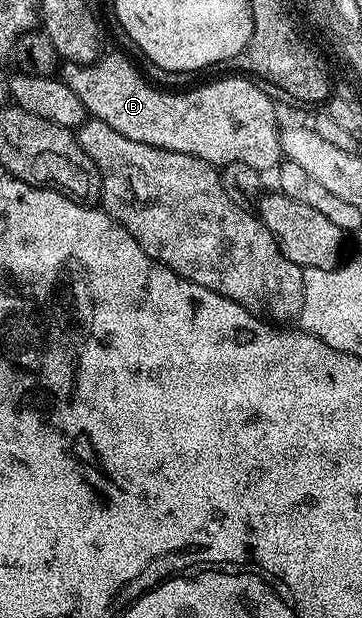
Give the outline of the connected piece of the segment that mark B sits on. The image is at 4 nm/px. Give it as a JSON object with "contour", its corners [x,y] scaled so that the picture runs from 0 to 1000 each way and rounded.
{"contour":[[[304,84],[285,86],[271,99],[246,107],[174,99],[166,125],[188,136],[188,142],[199,142],[199,149],[210,149],[210,155],[221,155],[249,191],[271,191],[298,201],[298,207],[320,207],[320,214],[331,214],[331,220],[354,220],[354,227],[387,227],[387,233],[464,246],[508,246],[594,272],[644,262],[671,262],[685,265],[685,272],[707,272],[718,278],[754,277],[765,270],[779,256],[779,235],[768,225],[773,202],[757,194],[754,162],[732,152],[738,147],[710,131],[680,123],[613,126],[583,139],[550,138],[544,142],[483,149],[470,142],[439,142],[406,128],[362,95],[359,100],[343,89]]]}

